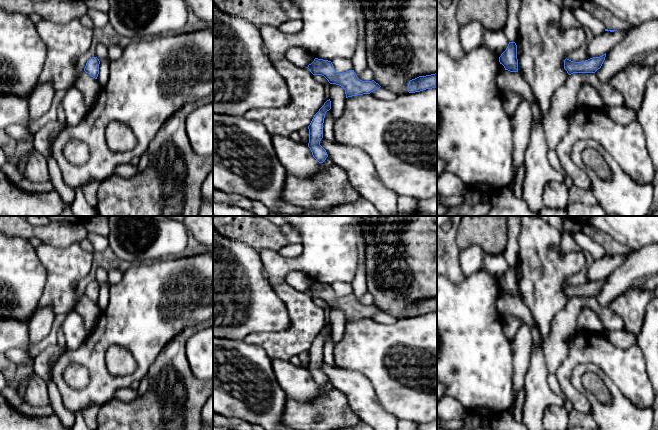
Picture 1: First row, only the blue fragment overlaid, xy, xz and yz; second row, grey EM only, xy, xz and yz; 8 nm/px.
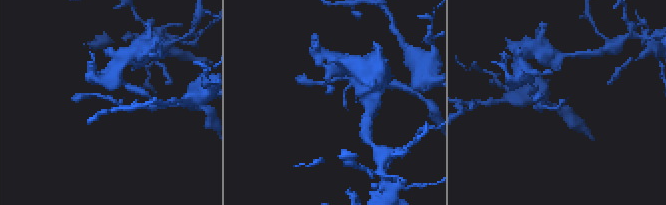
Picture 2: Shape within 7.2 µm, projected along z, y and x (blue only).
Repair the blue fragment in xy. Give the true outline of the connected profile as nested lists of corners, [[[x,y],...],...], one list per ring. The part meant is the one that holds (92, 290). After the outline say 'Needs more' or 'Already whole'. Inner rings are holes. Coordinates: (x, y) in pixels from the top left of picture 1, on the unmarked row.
[[[92,281],[87,285],[84,295],[88,297],[91,301],[97,303],[99,298],[99,288],[99,283],[97,281]]]. Already whole

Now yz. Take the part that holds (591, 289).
[[[606,277],[600,281],[593,281],[581,286],[574,286],[566,282],[564,284],[564,293],[569,299],[573,297],[595,297],[601,292],[605,281]]]. Already whole

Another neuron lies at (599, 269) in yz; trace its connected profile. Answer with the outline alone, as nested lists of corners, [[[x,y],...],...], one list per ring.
[[[625,254],[614,256],[605,255],[601,259],[595,260],[587,267],[587,277],[590,282],[600,281],[610,275],[614,270],[620,267],[629,257]]]

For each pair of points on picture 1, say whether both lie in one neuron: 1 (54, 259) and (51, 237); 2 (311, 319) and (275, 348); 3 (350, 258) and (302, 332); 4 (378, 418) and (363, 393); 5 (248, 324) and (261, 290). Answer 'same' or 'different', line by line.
1: different
2: same
3: different
4: same
5: same

